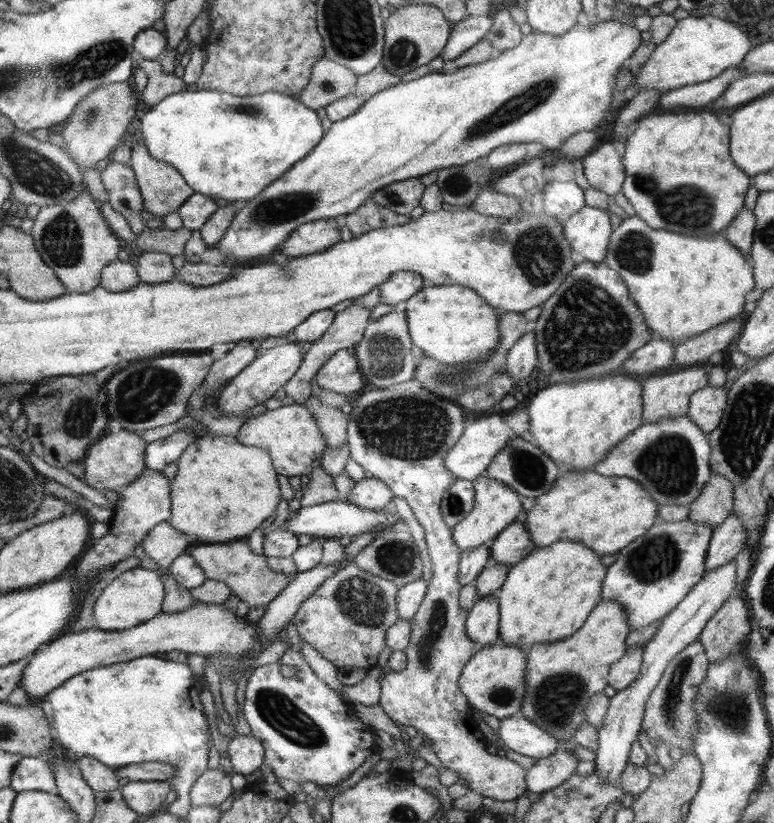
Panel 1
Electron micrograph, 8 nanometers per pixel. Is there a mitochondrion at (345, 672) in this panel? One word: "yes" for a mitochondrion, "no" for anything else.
no

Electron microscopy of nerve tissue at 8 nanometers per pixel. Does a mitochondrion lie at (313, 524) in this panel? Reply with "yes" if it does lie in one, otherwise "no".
no

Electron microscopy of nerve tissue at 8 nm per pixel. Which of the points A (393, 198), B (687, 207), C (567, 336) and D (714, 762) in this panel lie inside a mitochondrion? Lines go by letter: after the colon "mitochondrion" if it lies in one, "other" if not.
A: mitochondrion
B: mitochondrion
C: mitochondrion
D: other

